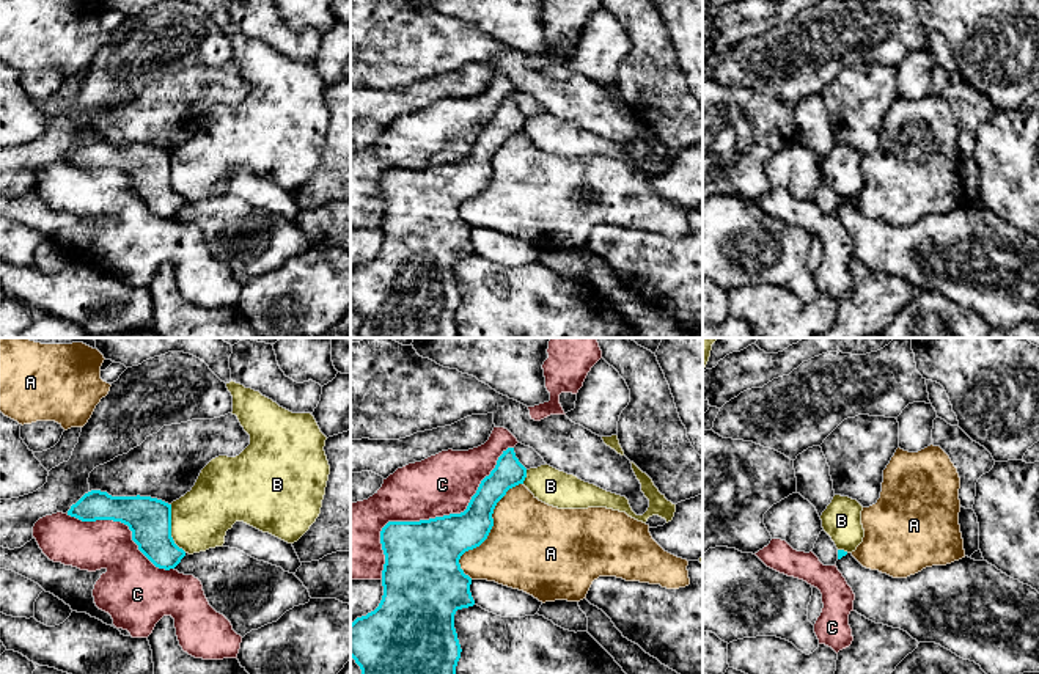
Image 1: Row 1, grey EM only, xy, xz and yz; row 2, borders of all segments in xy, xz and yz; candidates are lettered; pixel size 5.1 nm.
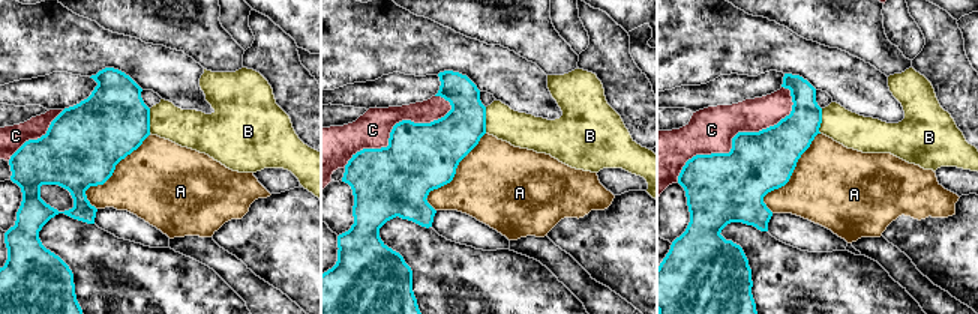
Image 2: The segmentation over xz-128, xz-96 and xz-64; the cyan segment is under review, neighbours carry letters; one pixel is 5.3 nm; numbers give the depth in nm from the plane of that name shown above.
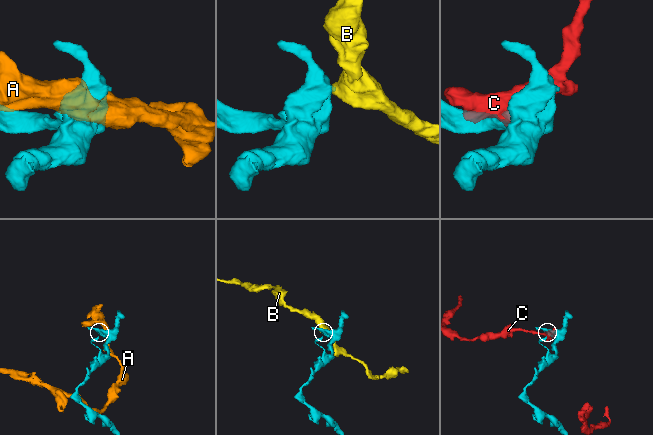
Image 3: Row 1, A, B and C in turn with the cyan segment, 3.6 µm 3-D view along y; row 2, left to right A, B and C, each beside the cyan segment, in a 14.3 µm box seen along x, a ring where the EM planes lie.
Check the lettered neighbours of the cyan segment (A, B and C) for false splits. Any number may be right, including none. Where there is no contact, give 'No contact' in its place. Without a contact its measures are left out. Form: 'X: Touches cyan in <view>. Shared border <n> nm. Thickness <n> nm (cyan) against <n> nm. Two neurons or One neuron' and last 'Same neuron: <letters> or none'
A: Touches cyan in xz. Shared border 550 nm. Thickness 240 nm (cyan) against 460 nm. Two neurons
B: Touches cyan in xy. Shared border 260 nm. Thickness 220 nm (cyan) against 300 nm. Two neurons
C: Touches cyan in xz. Shared border 950 nm. Thickness 380 nm (cyan) against 320 nm. Two neurons
Same neuron: none

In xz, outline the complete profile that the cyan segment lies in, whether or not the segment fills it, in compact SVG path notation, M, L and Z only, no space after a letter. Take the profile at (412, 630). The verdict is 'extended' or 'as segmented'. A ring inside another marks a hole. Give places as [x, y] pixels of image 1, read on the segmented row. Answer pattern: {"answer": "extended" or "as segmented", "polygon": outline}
{"answer": "as segmented", "polygon": "M508 448L464 512L420 522L388 522L382 528L384 595L374 611L351 624L351 657L362 674L456 674L462 649L454 614L475 605L472 578L464 573L459 559L487 539L497 503L509 489L523 484L525 478L527 468L516 457L514 448Z"}

